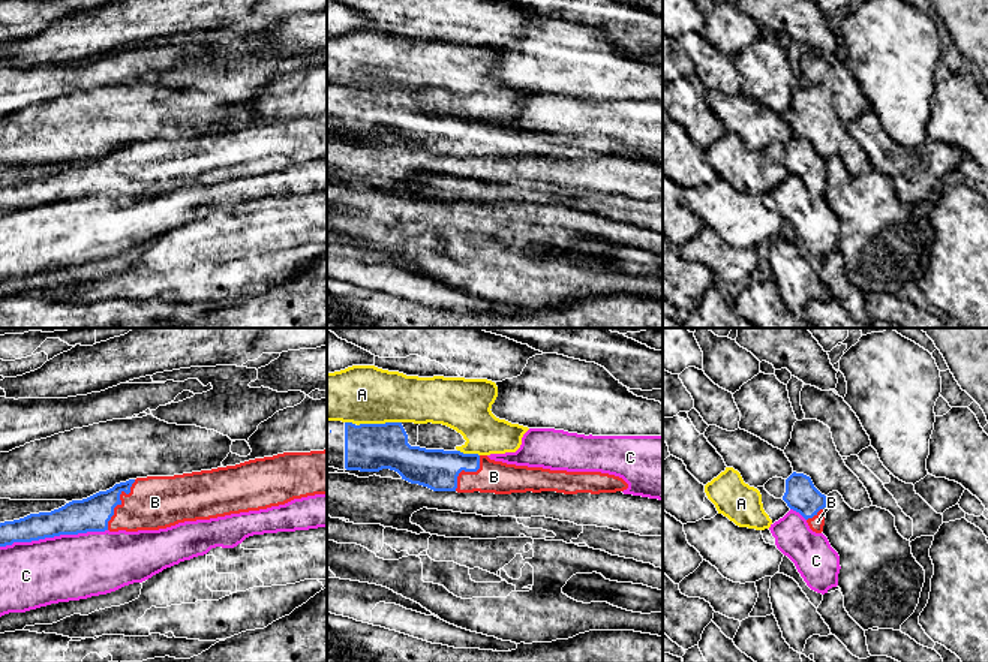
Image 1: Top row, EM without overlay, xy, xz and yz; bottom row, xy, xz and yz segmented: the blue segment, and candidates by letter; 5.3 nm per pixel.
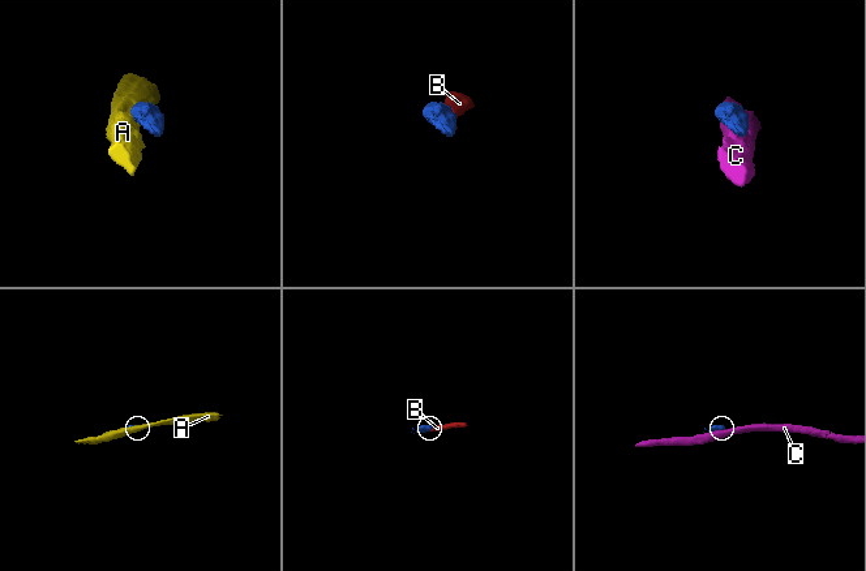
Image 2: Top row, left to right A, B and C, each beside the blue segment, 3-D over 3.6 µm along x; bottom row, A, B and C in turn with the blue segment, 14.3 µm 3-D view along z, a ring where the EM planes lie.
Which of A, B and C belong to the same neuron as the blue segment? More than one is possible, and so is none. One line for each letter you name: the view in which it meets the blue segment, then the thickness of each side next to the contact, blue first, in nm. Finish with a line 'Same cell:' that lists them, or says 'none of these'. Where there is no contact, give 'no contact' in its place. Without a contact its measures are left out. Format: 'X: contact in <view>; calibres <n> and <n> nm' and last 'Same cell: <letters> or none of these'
B: contact in xy; calibres 190 and 280 nm
Same cell: B

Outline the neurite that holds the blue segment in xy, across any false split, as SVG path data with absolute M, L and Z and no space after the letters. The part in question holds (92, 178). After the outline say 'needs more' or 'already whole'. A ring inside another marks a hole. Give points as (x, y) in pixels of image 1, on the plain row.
M327 114L115 148L51 177L0 187L0 211L87 196L159 195L327 159Z; needs more

